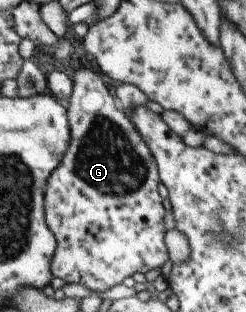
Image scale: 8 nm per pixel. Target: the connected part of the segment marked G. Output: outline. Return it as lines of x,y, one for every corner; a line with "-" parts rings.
79,67
72,76
72,93
66,107
70,139
59,164
44,186
43,210
47,228
56,240
50,262
52,275
65,283
81,284
103,292
135,272
161,268
168,260
164,245
162,199
157,193
157,167
147,145
122,110
115,106
102,78
89,68

